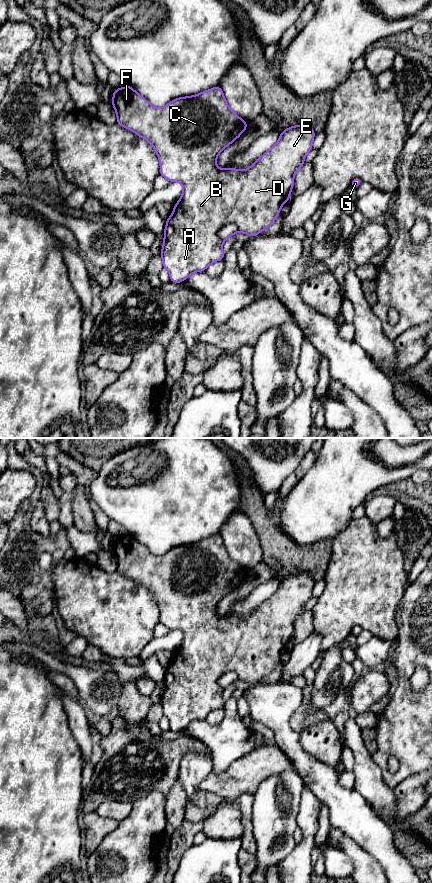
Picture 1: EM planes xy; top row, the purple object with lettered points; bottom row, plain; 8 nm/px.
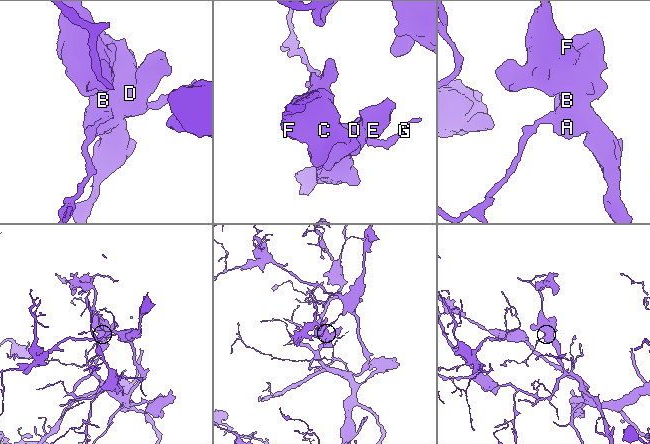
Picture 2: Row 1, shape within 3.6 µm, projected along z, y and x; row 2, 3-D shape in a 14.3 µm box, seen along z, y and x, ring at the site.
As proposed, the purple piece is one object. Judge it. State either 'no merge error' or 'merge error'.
merge error

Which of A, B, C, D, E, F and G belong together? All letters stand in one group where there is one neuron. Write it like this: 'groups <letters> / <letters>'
groups A B C D E F / G

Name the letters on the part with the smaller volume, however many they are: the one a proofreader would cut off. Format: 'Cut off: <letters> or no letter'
Cut off: G

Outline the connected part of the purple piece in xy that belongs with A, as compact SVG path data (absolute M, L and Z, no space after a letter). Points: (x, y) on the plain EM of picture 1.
M127 533L114 538L112 554L117 561L118 573L133 579L153 594L160 610L159 622L170 630L180 630L183 633L183 641L174 653L172 663L166 668L160 701L163 714L173 731L183 730L191 722L205 719L210 712L224 708L223 689L218 685L218 679L222 675L236 672L240 680L254 685L274 671L282 653L290 647L294 623L312 598L315 585L313 575L309 572L291 574L281 580L278 590L246 618L232 615L220 617L216 614L219 601L233 591L248 574L247 570L229 556L220 534L194 544L176 546L164 555L155 556Z

